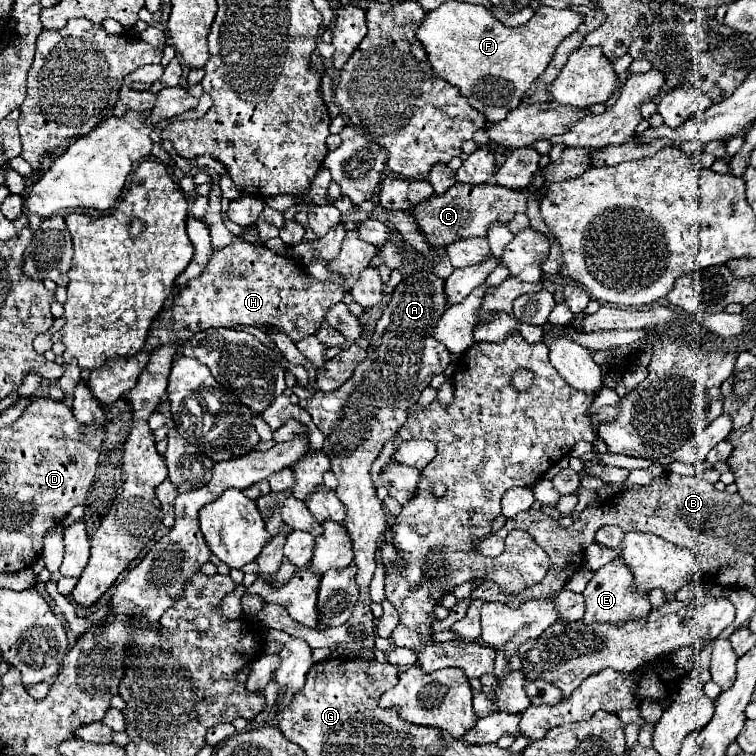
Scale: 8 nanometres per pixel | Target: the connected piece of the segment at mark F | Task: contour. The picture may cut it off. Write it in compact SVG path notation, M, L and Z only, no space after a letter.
M446 1L438 9L434 9L426 15L426 19L418 27L416 35L428 55L428 61L432 63L434 73L438 73L448 83L458 85L458 89L464 97L472 97L472 107L482 111L486 115L486 119L490 121L490 125L494 125L494 123L502 121L512 109L516 109L516 105L522 101L526 89L546 71L560 41L566 39L570 33L574 33L582 21L584 21L582 13L576 13L572 9L554 9L554 7L542 5L542 7L538 7L538 11L532 15L532 19L526 25L506 27L486 7L472 5L472 3Z

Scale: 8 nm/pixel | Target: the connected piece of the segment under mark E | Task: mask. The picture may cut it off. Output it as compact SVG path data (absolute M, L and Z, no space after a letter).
M618 557L594 573L592 581L586 585L582 595L586 599L586 611L582 617L582 621L586 625L590 625L590 623L624 625L626 621L638 621L638 619L648 617L648 613L652 609L650 601L646 597L642 597L642 593L630 593L630 569L626 569L626 565L622 565L622 561L618 561Z

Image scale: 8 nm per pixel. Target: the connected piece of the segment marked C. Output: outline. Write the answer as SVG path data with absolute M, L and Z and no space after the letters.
M456 183L450 191L426 199L412 211L412 215L416 217L420 229L426 233L428 243L438 247L446 245L446 241L454 241L454 237L486 237L486 231L494 221L508 223L514 213L524 213L526 197L528 189L522 189L522 193L514 193L512 189L502 189L500 185Z

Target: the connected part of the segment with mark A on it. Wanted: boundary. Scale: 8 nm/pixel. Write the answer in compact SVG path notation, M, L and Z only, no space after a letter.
M418 267L402 277L400 285L392 293L390 303L384 307L382 317L376 323L370 339L368 359L354 369L354 375L338 391L316 391L312 397L298 401L298 405L312 415L316 427L326 437L324 453L330 457L332 473L338 479L336 495L348 509L344 527L352 539L354 565L358 567L356 585L360 589L360 597L350 619L344 625L326 631L314 631L298 625L294 619L290 619L290 615L286 615L286 609L272 603L266 603L256 617L264 627L280 629L288 635L300 637L312 649L328 647L344 651L354 659L364 659L366 663L374 661L376 627L374 615L370 611L372 601L368 587L376 571L374 555L378 549L378 541L384 537L388 521L384 505L378 501L376 489L370 481L370 467L382 451L384 443L394 437L396 431L406 423L408 407L418 401L420 391L430 385L434 373L442 373L448 365L454 363L450 349L434 339L436 323L448 305L444 283L446 281L428 267Z

